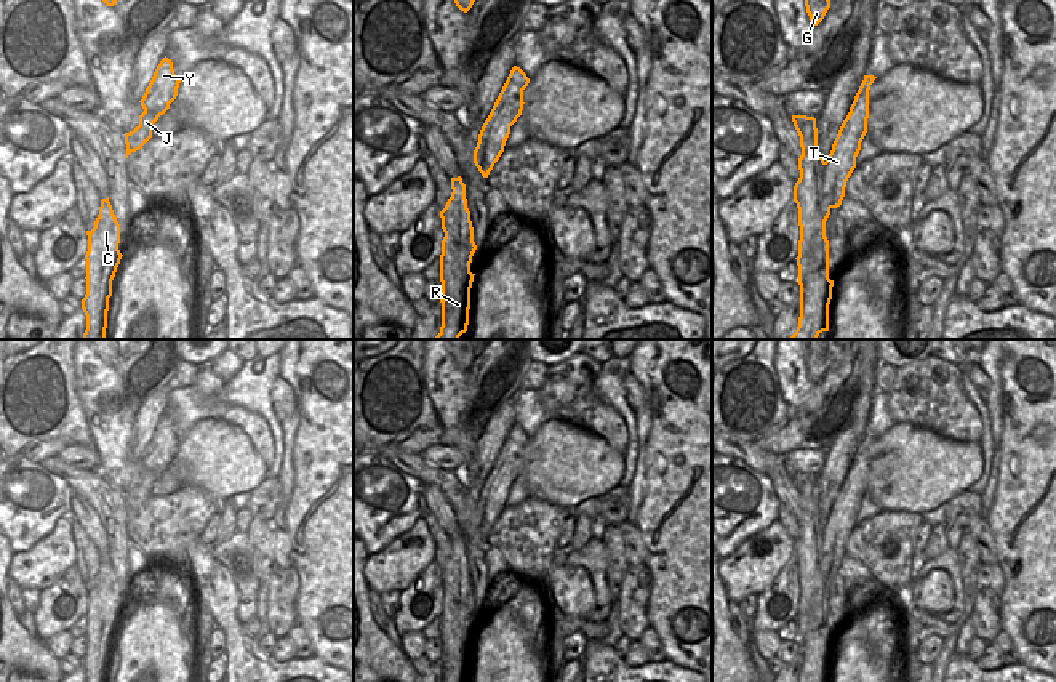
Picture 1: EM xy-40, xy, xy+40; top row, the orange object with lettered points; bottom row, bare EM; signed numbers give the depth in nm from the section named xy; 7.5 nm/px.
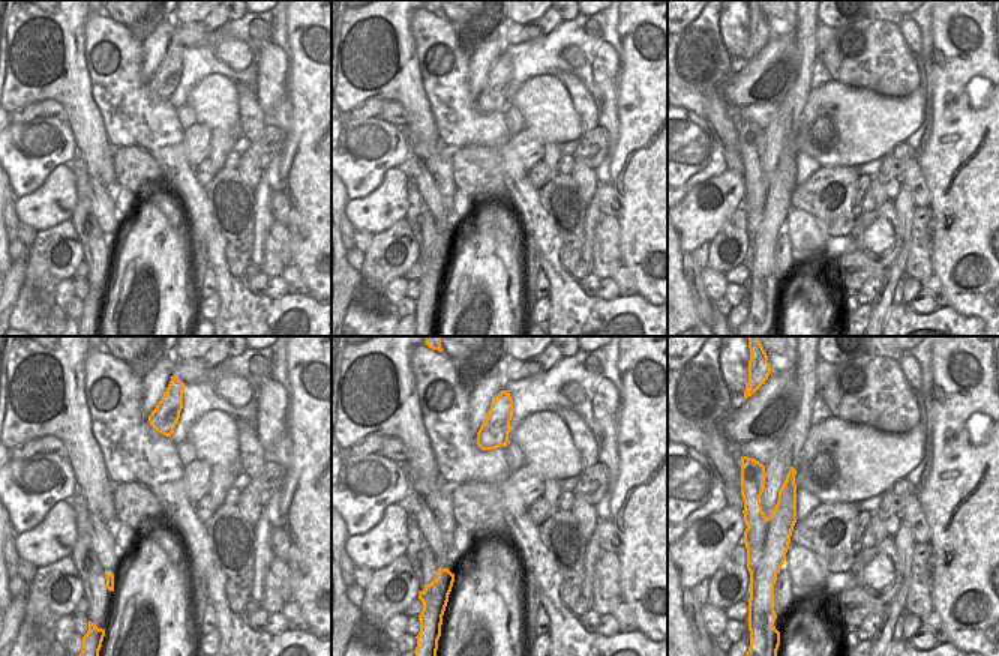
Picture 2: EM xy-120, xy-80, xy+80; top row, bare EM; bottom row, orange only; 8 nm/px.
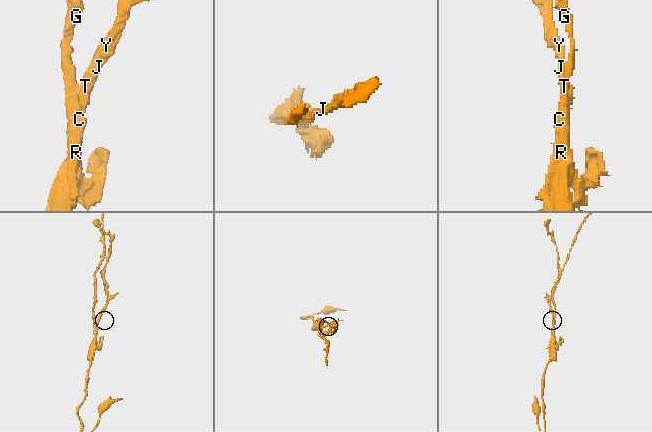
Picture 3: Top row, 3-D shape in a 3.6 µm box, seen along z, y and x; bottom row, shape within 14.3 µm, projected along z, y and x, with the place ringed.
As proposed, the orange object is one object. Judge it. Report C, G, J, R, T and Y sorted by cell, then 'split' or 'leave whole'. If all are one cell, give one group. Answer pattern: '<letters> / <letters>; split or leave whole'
C J R T Y / G; split

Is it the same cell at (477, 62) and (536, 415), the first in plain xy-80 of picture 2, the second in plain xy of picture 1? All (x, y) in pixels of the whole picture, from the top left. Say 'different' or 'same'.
different

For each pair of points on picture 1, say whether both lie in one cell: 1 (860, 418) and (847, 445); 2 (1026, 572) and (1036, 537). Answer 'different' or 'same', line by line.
1: same
2: same

